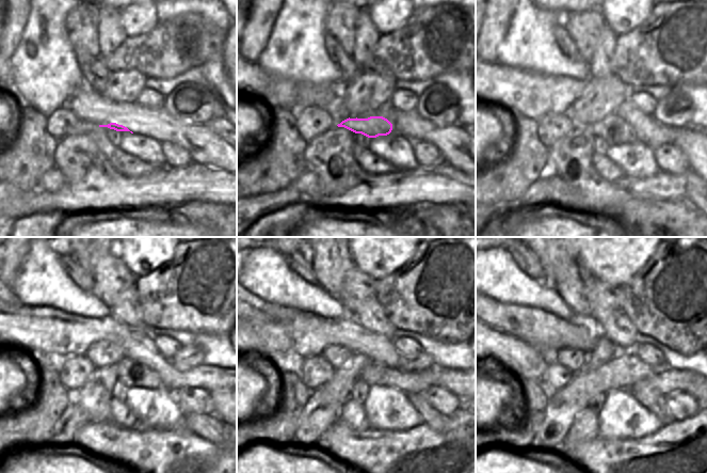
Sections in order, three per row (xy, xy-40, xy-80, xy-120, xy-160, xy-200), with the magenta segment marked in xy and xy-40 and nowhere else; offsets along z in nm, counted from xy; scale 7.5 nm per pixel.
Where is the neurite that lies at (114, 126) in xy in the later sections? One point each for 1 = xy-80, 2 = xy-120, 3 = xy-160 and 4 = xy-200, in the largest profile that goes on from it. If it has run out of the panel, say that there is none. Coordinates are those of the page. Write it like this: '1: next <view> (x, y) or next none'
1: next xy-80 (614, 130)
2: next xy-120 (134, 374)
3: next xy-160 (373, 373)
4: next xy-200 (692, 379)

